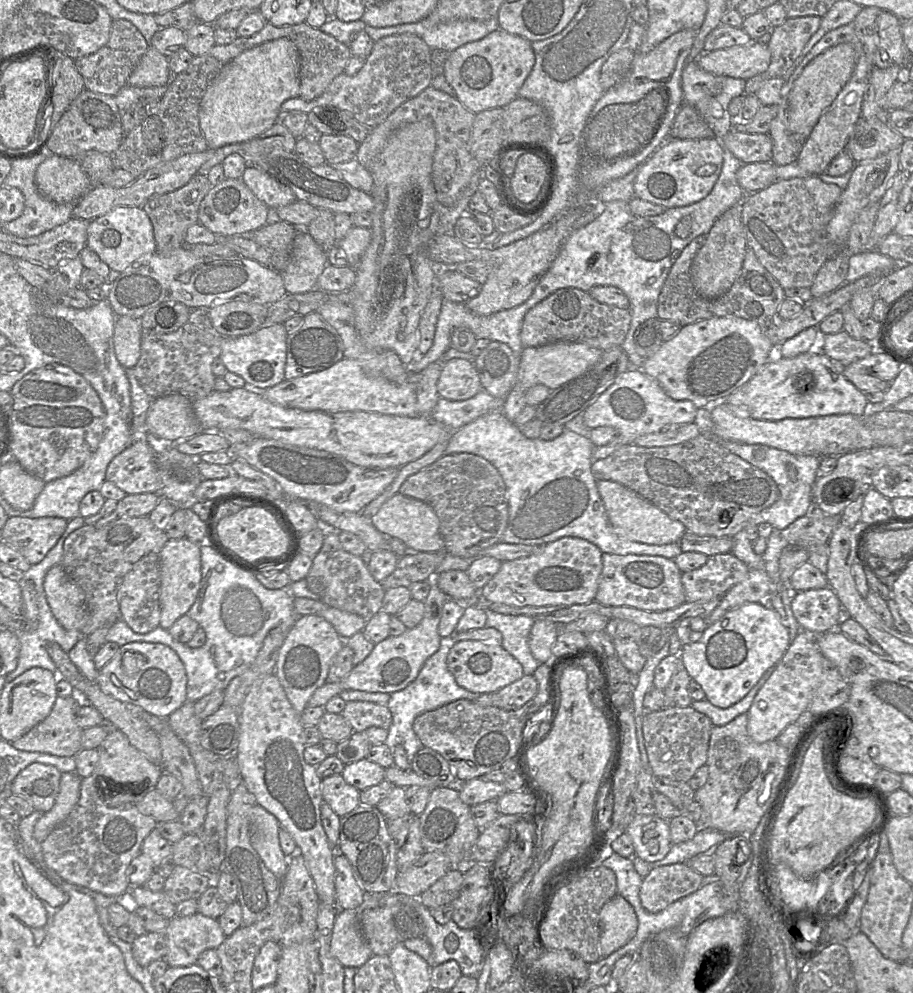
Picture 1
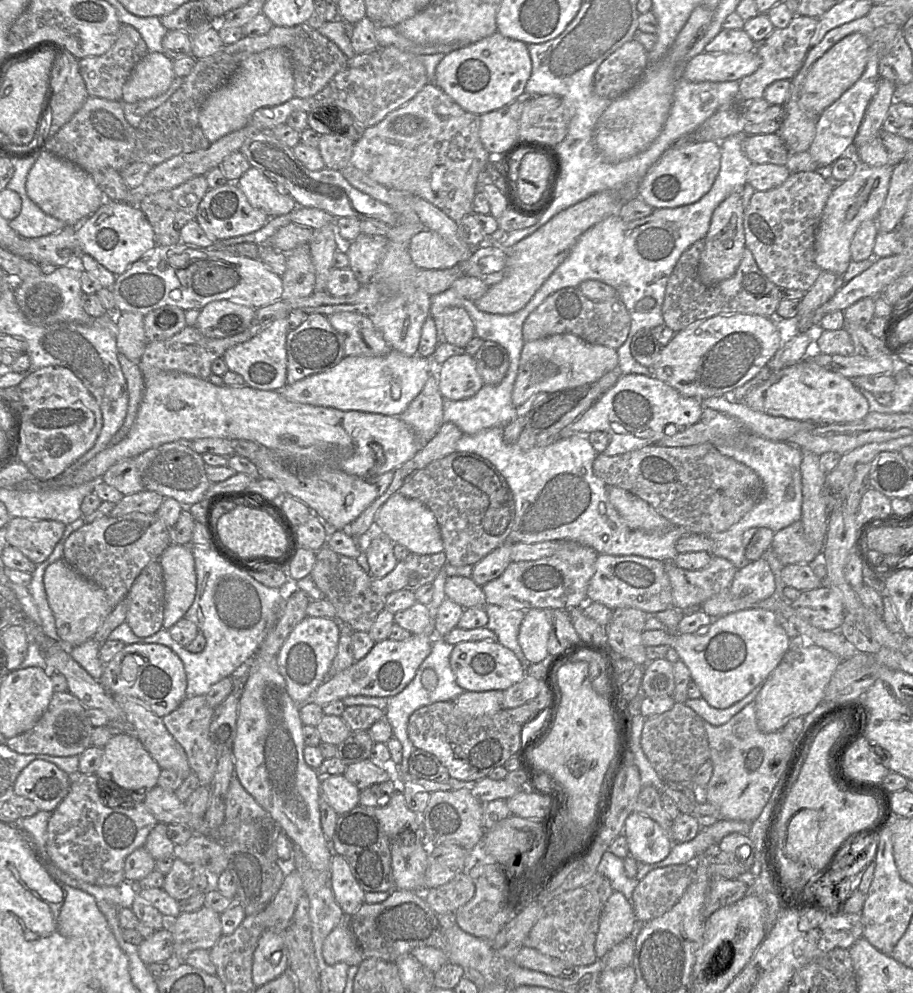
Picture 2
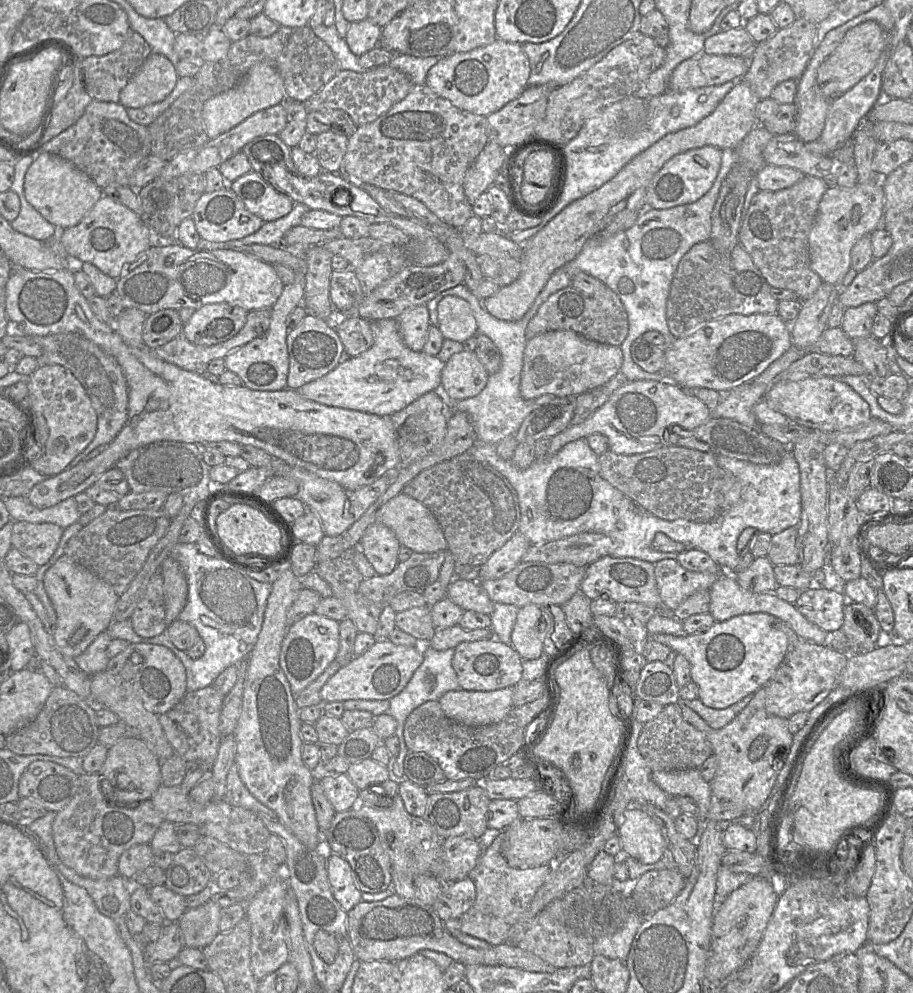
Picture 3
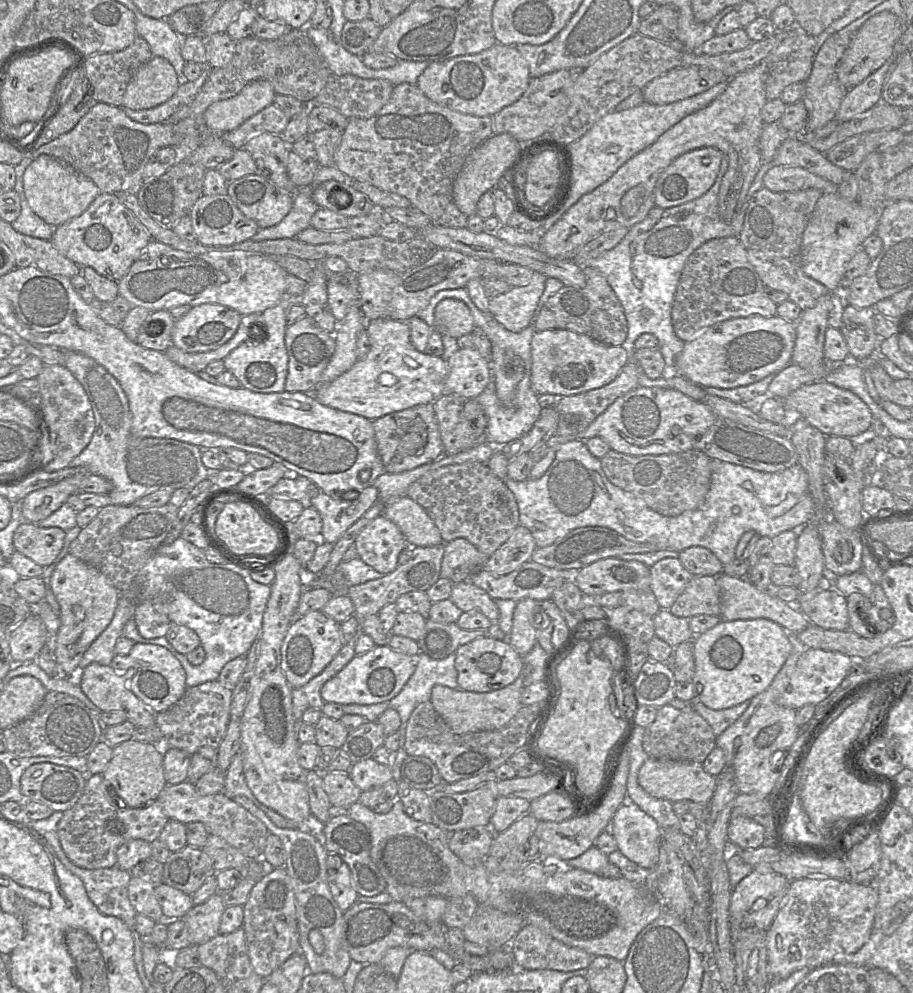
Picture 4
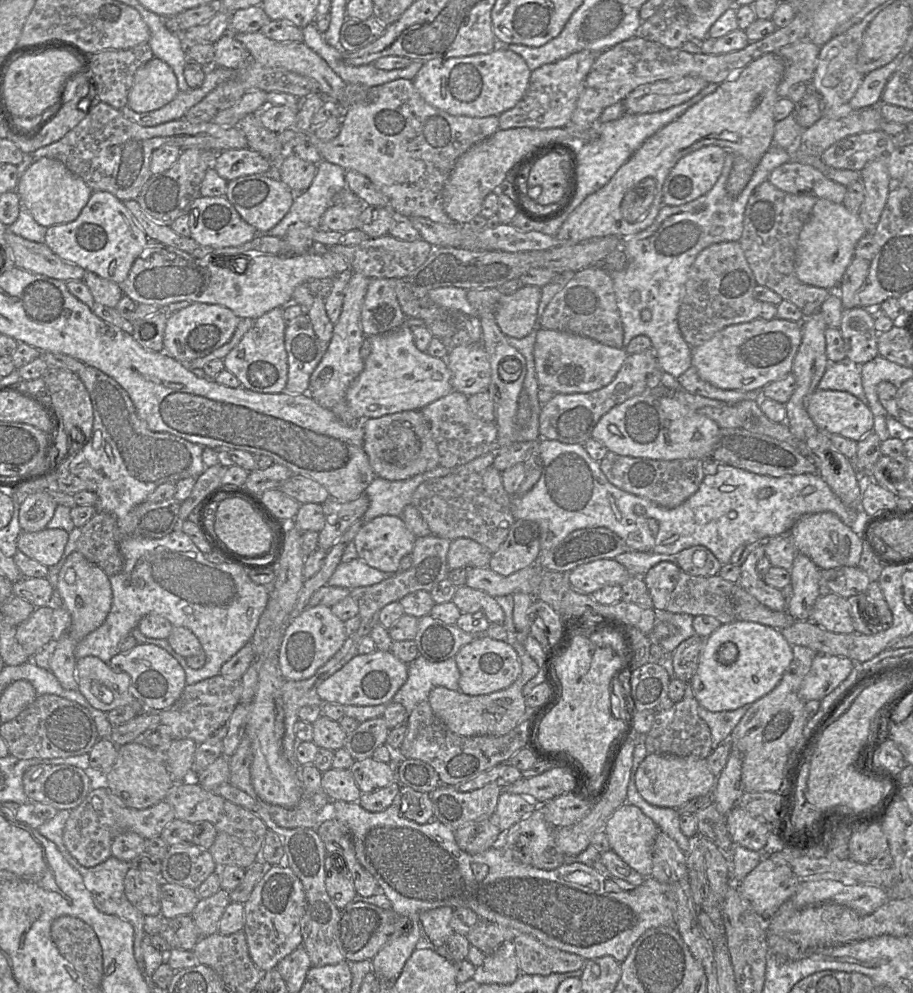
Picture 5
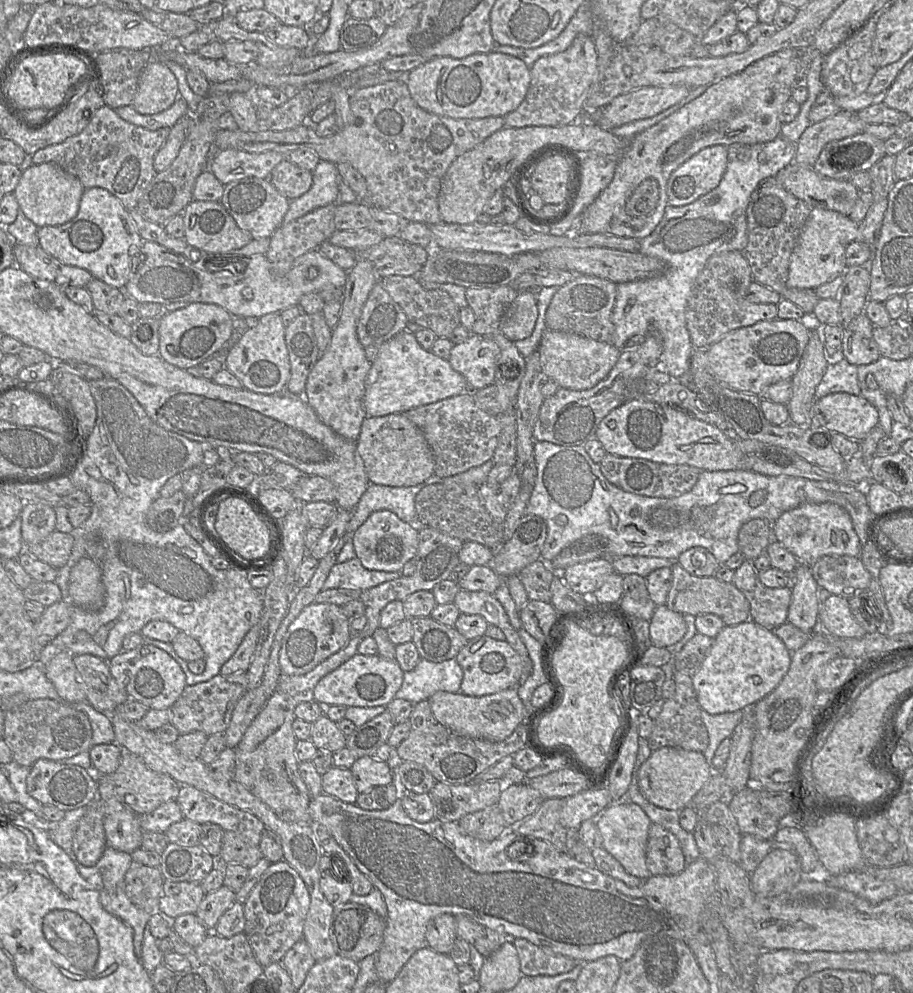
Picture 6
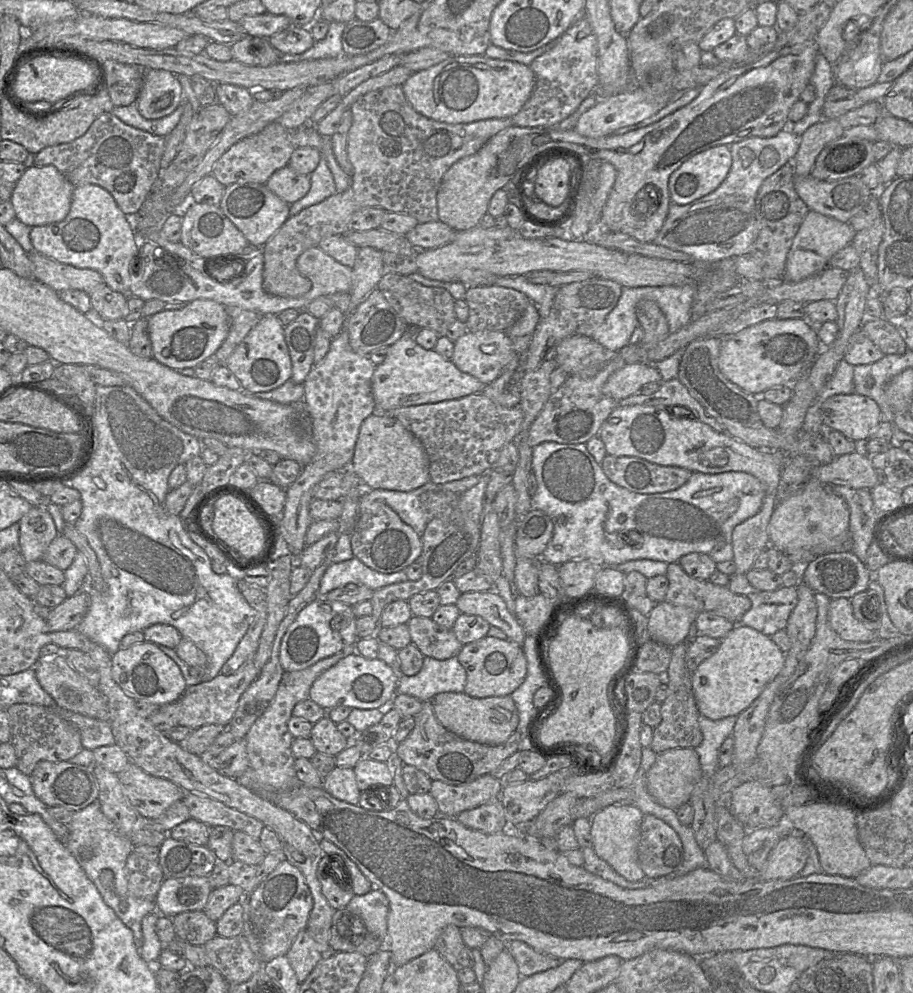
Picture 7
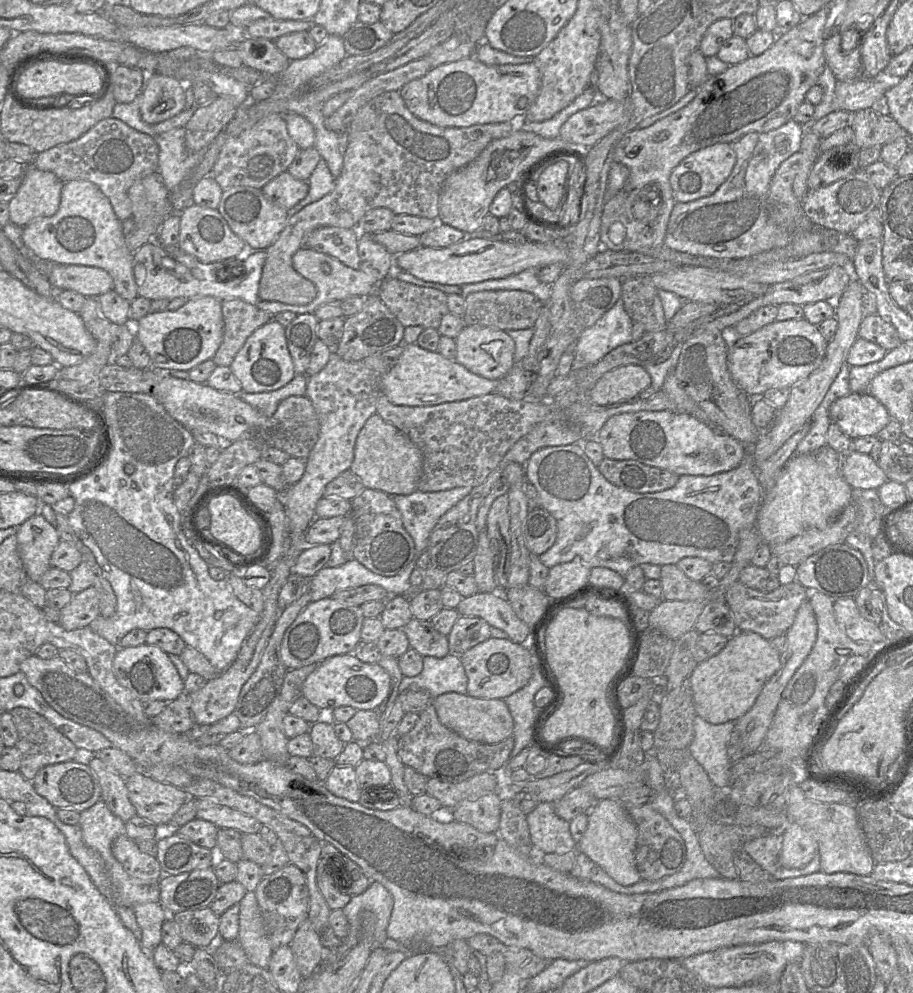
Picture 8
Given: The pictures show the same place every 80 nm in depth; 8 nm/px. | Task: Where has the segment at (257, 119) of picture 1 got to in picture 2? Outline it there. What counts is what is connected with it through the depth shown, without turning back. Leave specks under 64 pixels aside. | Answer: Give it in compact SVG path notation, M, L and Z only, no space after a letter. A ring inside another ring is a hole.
M281 48L266 49L243 60L230 79L206 98L199 111L199 125L208 141L213 143L245 127L256 110L280 105L293 97L289 53Z

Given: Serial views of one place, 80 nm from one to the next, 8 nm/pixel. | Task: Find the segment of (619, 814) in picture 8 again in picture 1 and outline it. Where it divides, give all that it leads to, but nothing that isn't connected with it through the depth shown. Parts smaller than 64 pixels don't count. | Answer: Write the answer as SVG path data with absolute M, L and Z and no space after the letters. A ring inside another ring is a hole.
M657 815L637 816L625 833L632 840L634 856L648 863L665 858L672 845L669 823Z

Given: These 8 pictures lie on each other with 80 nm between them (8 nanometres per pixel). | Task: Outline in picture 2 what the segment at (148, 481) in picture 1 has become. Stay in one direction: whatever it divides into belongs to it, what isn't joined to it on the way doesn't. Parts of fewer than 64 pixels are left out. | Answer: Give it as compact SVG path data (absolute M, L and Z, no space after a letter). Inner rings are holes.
M134 458L123 459L112 465L102 476L101 481L116 488L124 496L135 494L141 491L148 491L144 489L144 486L141 482L141 478L136 468Z

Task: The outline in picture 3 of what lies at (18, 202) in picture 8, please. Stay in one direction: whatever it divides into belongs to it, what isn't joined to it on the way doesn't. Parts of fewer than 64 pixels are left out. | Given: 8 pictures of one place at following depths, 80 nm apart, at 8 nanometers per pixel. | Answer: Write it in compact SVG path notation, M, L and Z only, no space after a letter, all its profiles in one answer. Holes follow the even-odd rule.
M48 152L38 155L27 169L23 191L33 208L59 230L77 225L104 195L86 173L71 162Z

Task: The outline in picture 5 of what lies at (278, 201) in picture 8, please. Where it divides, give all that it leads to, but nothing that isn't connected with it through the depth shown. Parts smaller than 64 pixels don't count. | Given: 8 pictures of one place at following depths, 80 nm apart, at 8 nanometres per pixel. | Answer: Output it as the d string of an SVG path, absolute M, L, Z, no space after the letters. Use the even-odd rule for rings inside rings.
M285 153L277 178L283 182L294 194L305 191L312 183L317 164L305 161L294 153Z

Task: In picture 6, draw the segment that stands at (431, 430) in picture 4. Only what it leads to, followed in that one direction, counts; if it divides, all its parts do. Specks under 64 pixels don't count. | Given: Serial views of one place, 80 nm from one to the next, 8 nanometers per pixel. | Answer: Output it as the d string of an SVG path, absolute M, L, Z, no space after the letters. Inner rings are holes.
M404 413L366 417L356 443L370 484L415 486L434 474L434 456L425 436Z

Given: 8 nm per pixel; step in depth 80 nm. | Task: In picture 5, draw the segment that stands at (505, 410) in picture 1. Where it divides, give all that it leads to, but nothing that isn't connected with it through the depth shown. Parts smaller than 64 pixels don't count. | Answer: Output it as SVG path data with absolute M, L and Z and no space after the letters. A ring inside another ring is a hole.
M543 328L537 332L534 344L538 384L554 393L585 393L606 386L614 379L627 356L625 348L613 348L585 336Z

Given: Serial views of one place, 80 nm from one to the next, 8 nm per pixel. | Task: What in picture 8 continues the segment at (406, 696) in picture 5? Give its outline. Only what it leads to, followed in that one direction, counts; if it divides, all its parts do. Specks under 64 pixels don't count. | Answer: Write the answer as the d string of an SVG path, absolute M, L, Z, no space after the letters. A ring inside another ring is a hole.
M449 653L442 658L423 657L423 669L414 677L403 676L399 692L425 690L432 699L448 692L467 694L468 678L459 656Z

